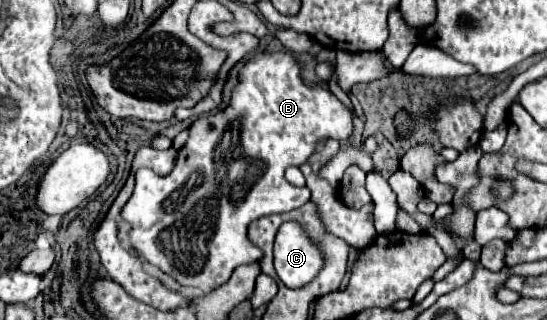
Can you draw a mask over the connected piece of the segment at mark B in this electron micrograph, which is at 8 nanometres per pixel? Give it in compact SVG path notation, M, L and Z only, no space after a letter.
M274 51L274 53L258 53L254 57L250 57L246 61L246 65L242 67L240 71L240 77L238 77L238 85L234 87L232 91L232 97L230 97L230 103L224 111L220 113L214 113L214 115L206 115L206 117L200 117L196 119L190 127L188 127L188 141L186 145L178 151L178 159L176 159L176 167L172 169L170 175L166 177L160 177L160 175L154 175L154 171L150 169L138 169L136 171L136 187L134 187L134 193L132 197L128 199L128 203L122 207L122 213L120 217L130 225L130 233L128 233L128 239L130 239L130 247L134 247L148 263L160 267L164 273L172 275L180 285L188 285L188 287L196 287L200 289L202 293L210 293L214 289L218 289L222 283L226 283L232 275L232 271L238 267L238 265L246 265L246 263L254 263L254 261L260 261L262 259L262 249L256 249L256 245L248 239L248 225L260 217L266 217L266 215L274 215L274 213L288 213L292 209L298 209L302 207L306 201L310 201L310 191L308 189L296 189L294 185L286 183L284 179L284 171L288 167L300 167L304 165L310 155L314 153L316 145L324 139L336 139L336 141L348 141L348 137L352 135L352 109L348 105L344 105L334 93L330 91L324 91L322 87L308 87L302 77L300 77L300 69L298 69L298 61L292 53L288 51Z

